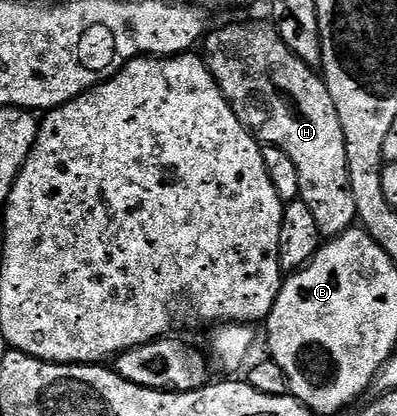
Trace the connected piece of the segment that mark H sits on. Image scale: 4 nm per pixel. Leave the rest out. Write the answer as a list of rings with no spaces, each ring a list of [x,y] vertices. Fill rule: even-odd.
[[[241,23],[238,27],[225,27],[222,31],[206,34],[203,40],[203,58],[209,72],[215,77],[219,89],[231,105],[235,117],[239,117],[257,142],[267,147],[278,147],[291,157],[299,173],[300,202],[311,209],[315,225],[326,240],[336,239],[358,222],[355,209],[355,193],[351,193],[351,177],[347,169],[347,145],[335,101],[327,89],[324,78],[314,68],[308,67],[284,41],[272,26],[252,27]]]

